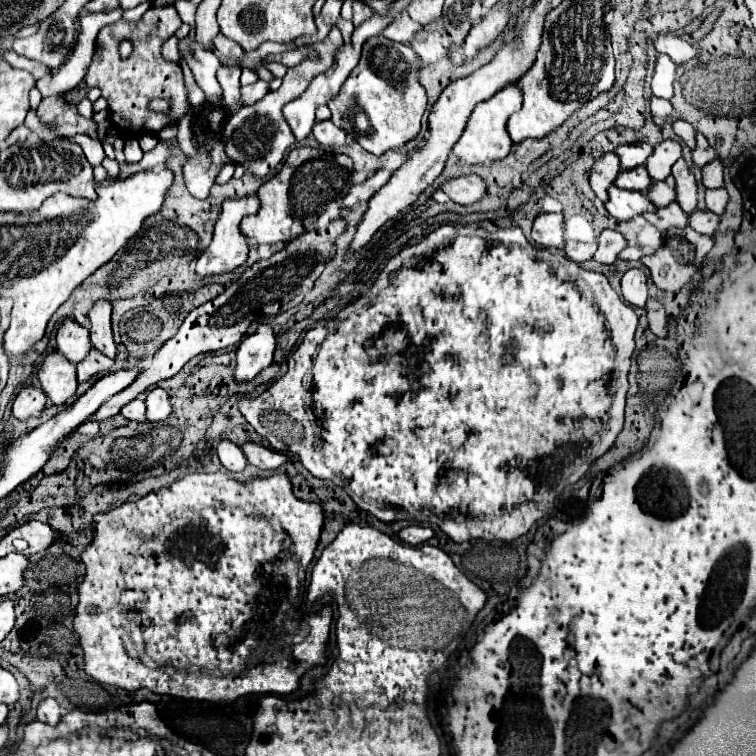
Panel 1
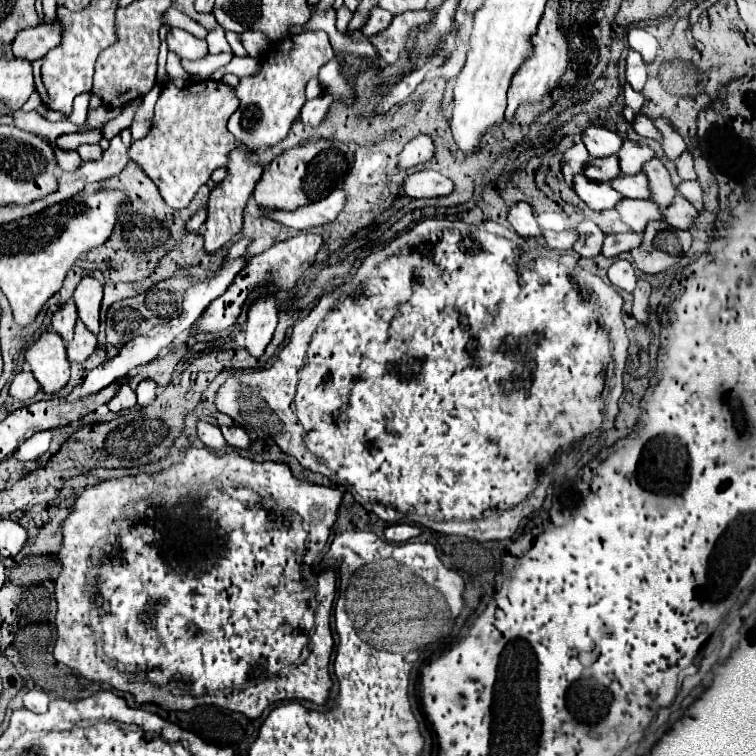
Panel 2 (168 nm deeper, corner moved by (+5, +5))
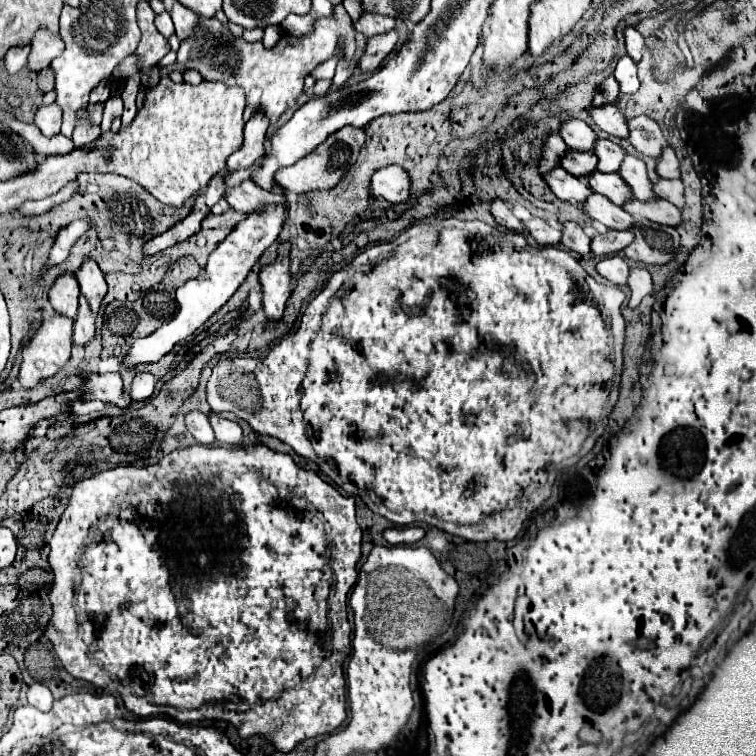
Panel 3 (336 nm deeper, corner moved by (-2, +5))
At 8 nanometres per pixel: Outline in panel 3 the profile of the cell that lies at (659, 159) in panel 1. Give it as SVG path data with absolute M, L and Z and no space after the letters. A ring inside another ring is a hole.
M599 140L599 144L595 146L595 154L599 156L599 172L619 172L627 156L625 148L611 140Z

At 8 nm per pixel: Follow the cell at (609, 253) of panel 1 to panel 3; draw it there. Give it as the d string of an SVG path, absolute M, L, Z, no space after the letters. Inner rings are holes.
M575 222L563 224L563 240L561 246L577 252L577 254L589 254L591 252L591 236Z

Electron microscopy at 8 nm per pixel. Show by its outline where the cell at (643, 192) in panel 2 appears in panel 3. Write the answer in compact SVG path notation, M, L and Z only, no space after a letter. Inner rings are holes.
M593 172L589 176L589 184L597 194L603 194L611 198L615 204L627 204L633 198L631 186L623 180L623 176L617 174L603 174L603 172Z

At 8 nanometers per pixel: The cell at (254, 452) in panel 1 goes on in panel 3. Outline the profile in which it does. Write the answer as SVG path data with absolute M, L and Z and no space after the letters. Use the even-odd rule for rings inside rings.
M211 416L211 426L215 430L215 436L221 444L239 444L243 440L243 430L237 422L219 418L219 416Z

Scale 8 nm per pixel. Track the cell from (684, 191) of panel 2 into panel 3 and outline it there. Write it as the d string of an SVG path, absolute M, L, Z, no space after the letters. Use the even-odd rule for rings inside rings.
M659 180L655 184L655 190L659 192L659 198L685 208L685 184L681 180Z

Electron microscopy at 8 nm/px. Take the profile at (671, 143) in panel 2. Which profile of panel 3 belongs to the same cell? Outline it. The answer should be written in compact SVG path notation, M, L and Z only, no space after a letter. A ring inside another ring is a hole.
M637 116L637 118L631 118L629 124L631 124L629 140L639 152L657 158L669 146L669 142L661 132L661 126L653 118Z

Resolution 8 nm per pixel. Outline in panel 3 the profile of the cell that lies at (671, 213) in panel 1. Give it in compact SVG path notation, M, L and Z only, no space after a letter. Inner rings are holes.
M593 194L591 200L587 200L587 204L583 204L583 208L593 220L597 220L613 230L631 230L635 226L635 216L629 214L627 210L623 210L621 206L613 204L607 196Z

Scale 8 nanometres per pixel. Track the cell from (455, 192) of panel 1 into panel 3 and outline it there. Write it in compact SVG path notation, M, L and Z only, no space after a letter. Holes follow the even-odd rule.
M387 166L377 170L371 182L371 194L375 198L385 198L393 204L407 202L411 198L409 188L411 188L411 178L401 166Z

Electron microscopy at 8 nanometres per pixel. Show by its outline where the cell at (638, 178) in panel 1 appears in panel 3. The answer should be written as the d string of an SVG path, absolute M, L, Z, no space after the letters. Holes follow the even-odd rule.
M569 150L567 156L561 160L561 168L571 172L573 176L589 176L597 170L599 158L591 152L575 152Z

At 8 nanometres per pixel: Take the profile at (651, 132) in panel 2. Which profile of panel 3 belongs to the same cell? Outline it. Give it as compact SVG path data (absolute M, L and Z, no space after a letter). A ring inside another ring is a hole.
M601 106L601 108L595 108L593 110L593 122L597 128L613 134L613 136L619 136L619 138L627 138L629 136L629 122L627 122L627 116L615 108L615 106Z

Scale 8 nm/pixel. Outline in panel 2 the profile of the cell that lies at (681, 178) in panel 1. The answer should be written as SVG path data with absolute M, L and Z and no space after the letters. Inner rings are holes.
M652 158L648 160L648 164L644 164L642 172L648 176L648 188L652 188L650 200L660 206L668 206L676 196L676 188L670 180L670 172L666 170L664 162L658 158Z

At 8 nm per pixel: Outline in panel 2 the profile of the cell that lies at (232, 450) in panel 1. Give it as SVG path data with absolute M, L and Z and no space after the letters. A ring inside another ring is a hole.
M198 422L196 424L196 430L198 430L198 438L210 448L210 450L224 450L226 448L226 442L224 442L224 436L220 432L218 426L212 426L208 422Z

